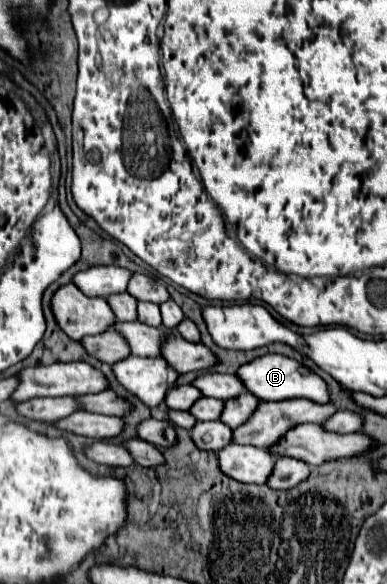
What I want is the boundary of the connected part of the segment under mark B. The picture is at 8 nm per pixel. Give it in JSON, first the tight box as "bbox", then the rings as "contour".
{"bbox":[238,355,328,403],"contour":[[[264,355],[258,357],[238,369],[238,379],[246,385],[246,391],[258,397],[260,401],[284,401],[284,399],[294,399],[294,397],[304,397],[316,403],[328,403],[328,391],[326,383],[306,369],[302,363],[288,359],[284,355]]]}

